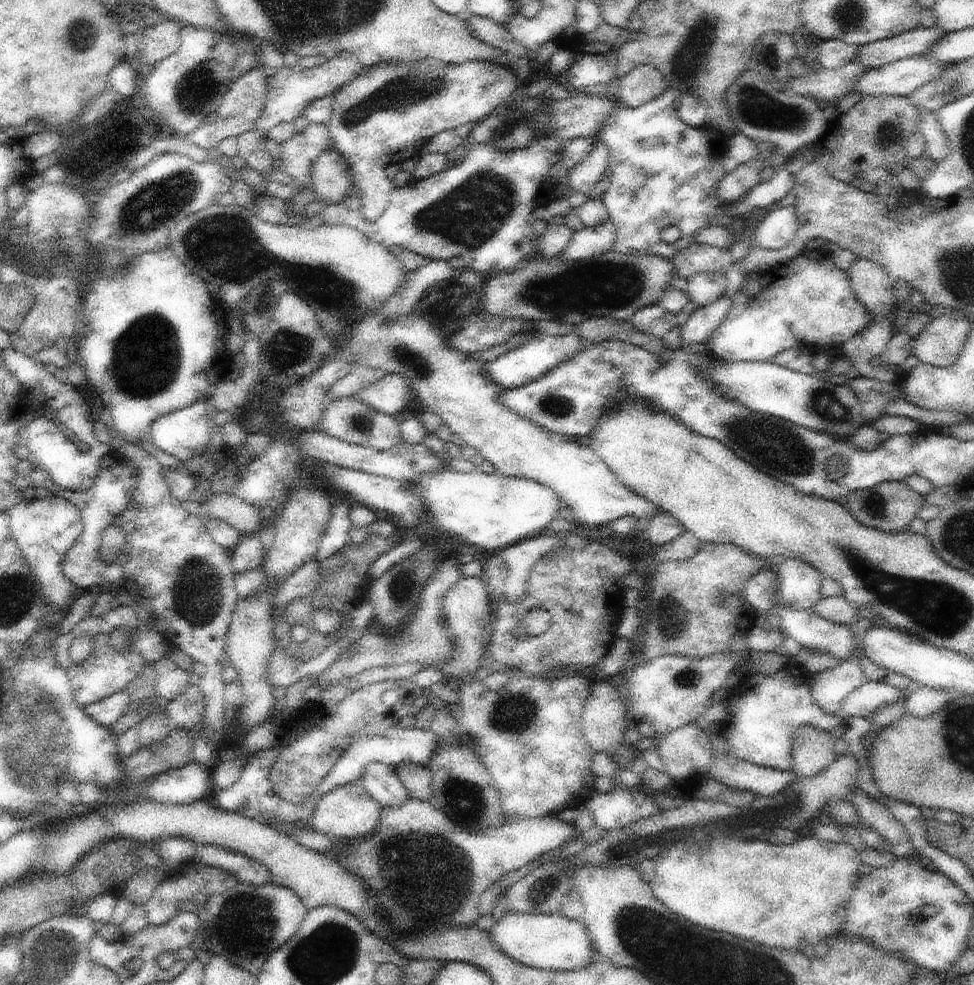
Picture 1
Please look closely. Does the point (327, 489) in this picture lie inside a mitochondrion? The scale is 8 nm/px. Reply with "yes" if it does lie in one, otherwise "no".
no

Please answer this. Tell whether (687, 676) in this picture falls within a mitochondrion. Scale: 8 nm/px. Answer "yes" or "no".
yes

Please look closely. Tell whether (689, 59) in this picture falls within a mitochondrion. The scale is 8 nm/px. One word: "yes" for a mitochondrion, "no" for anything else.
yes

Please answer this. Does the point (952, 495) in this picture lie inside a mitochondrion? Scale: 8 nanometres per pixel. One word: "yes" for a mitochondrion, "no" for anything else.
no

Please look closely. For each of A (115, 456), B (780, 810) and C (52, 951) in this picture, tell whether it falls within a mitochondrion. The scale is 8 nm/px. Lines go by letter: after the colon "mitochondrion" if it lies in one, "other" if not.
A: other
B: mitochondrion
C: mitochondrion

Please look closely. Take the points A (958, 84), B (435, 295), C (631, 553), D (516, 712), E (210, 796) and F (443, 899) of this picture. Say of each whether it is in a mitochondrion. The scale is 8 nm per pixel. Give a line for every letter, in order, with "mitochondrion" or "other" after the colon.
A: mitochondrion
B: other
C: other
D: mitochondrion
E: other
F: mitochondrion

